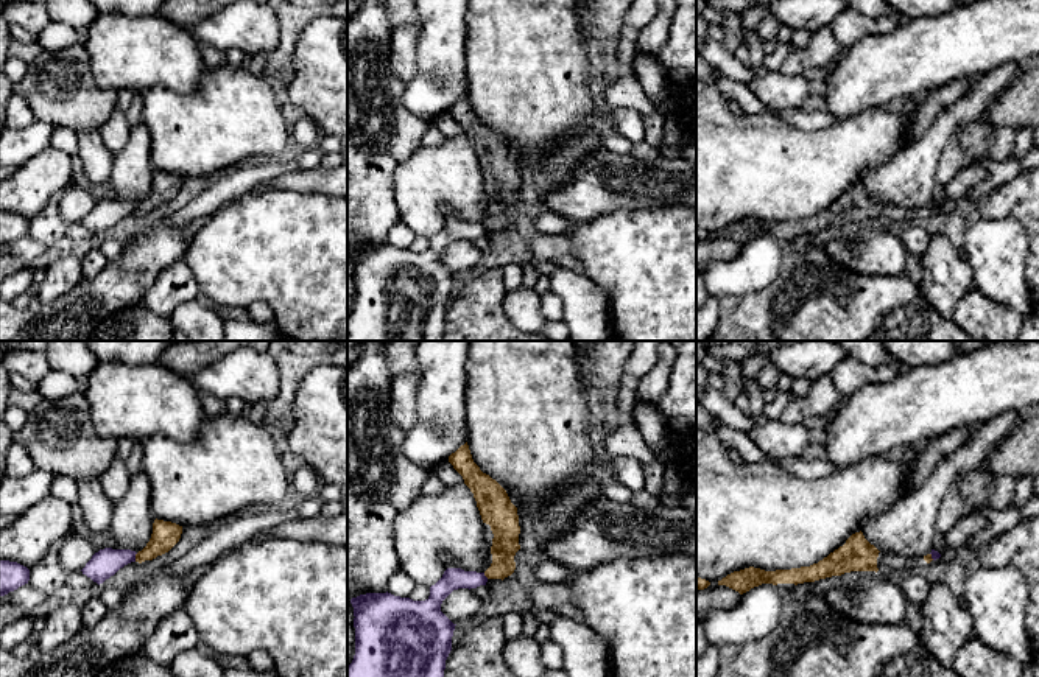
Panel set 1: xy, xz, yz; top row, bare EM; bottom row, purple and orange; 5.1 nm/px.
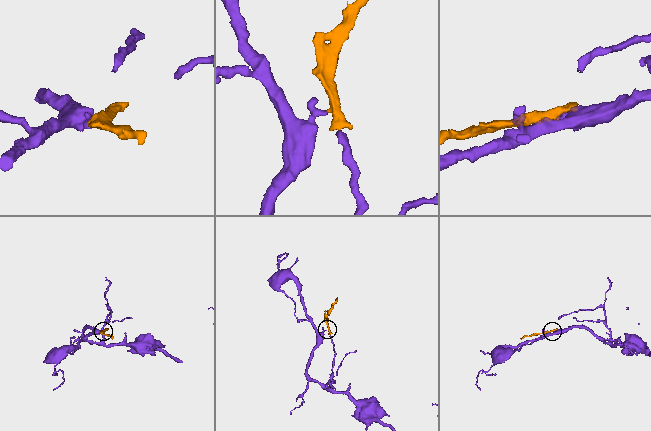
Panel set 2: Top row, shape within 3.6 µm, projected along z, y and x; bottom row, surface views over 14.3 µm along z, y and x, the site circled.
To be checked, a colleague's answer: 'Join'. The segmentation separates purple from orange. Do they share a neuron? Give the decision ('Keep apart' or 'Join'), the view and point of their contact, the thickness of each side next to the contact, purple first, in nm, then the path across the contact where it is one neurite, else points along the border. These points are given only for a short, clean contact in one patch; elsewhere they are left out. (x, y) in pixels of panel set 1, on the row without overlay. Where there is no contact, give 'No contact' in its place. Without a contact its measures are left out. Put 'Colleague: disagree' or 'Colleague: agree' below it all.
Keep apart. Touches purple at xy (134, 209). Thickness 150 nm (purple) against 140 nm. Boundary: xy (137, 204), (134, 212)
Colleague: disagree

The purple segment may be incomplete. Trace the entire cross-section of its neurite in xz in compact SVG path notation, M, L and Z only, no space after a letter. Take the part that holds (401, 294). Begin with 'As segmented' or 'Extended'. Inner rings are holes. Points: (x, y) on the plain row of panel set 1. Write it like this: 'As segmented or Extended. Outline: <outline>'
As segmented. Outline: M447 219L430 238L425 252L413 252L388 243L352 249L355 307L347 317L347 341L441 341L456 277L441 263L441 255L453 241L470 241L486 233L484 224Z

